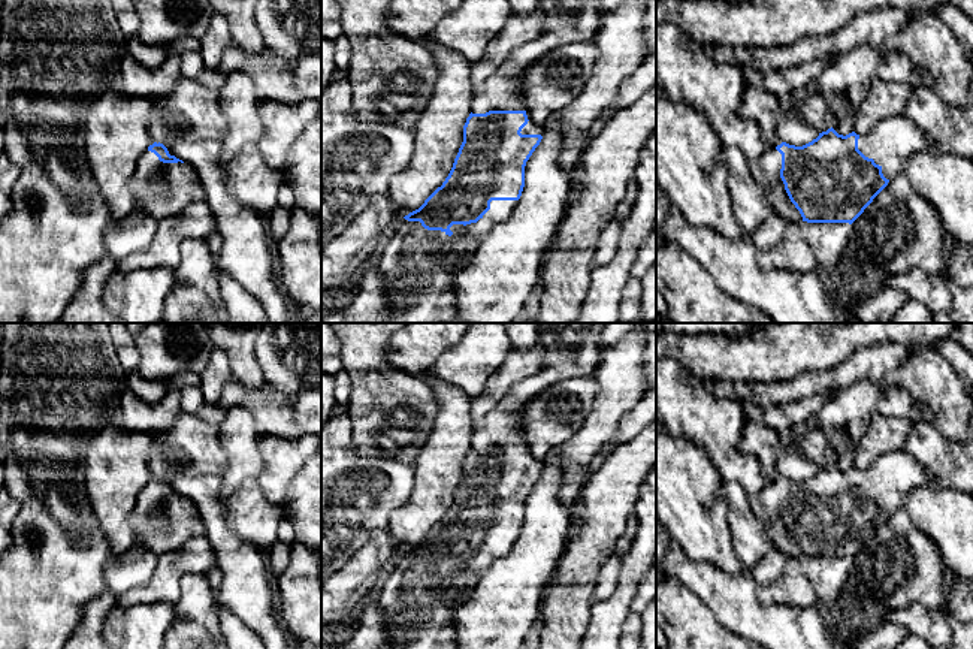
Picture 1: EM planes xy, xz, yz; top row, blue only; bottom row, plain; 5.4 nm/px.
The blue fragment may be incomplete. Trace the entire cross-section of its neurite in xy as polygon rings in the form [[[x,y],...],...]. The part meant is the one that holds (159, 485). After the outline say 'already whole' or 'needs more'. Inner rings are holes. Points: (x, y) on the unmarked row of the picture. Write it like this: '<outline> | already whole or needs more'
[[[160,477],[139,492],[130,522],[136,540],[157,556],[178,552],[188,540],[205,534],[197,507]]] | needs more

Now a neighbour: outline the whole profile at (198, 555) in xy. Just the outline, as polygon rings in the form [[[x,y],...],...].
[[[205,535],[188,540],[178,552],[158,556],[151,579],[117,597],[115,607],[179,600],[181,579],[188,573],[206,574],[217,565],[217,555]]]

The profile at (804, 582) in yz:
[[[788,558],[777,580],[758,586],[758,598],[765,604],[788,604],[798,609],[815,607],[824,601],[834,610],[852,570],[853,562],[849,558]]]

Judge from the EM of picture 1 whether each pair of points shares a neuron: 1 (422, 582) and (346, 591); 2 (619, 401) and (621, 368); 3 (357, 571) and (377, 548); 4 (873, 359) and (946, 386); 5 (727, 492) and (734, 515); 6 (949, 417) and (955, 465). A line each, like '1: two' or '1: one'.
1: two
2: one
3: one
4: two
5: one
6: two

